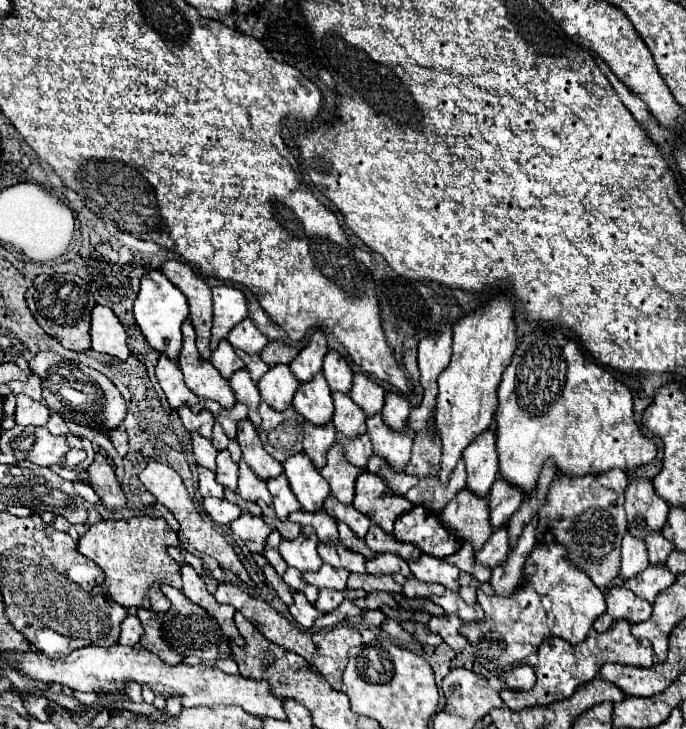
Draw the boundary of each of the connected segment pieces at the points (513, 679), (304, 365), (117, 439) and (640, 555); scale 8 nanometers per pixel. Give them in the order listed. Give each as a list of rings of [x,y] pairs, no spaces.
[[[521,664],[521,668],[507,670],[507,688],[509,690],[529,690],[535,686],[535,672],[531,666]]]
[[[317,330],[309,344],[299,352],[299,356],[289,364],[293,374],[297,376],[299,382],[305,382],[305,380],[311,380],[317,372],[321,372],[321,366],[323,366],[323,358],[327,354],[327,338],[321,330]]]
[[[121,428],[111,430],[111,432],[109,432],[109,440],[113,442],[115,450],[117,450],[121,456],[125,456],[125,454],[129,452],[129,444],[127,444],[127,434],[125,434],[125,430],[121,430]]]
[[[633,534],[623,536],[623,558],[621,558],[621,578],[631,578],[633,574],[639,574],[649,566],[647,560],[647,546],[643,538],[637,538]]]

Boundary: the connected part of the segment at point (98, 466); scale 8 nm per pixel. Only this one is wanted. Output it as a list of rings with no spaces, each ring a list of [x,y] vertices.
[[[97,452],[93,464],[89,466],[87,472],[89,472],[89,484],[99,494],[105,508],[121,510],[125,506],[125,494],[115,478],[115,468],[107,462],[107,458]]]

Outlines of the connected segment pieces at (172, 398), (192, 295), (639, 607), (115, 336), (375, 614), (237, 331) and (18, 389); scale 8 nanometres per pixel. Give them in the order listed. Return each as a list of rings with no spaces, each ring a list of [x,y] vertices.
[[[161,354],[159,362],[157,362],[157,368],[155,368],[155,374],[157,374],[159,386],[163,388],[163,392],[165,392],[165,396],[167,396],[173,410],[177,410],[183,404],[189,406],[193,412],[199,412],[203,408],[201,400],[183,382],[181,368],[167,354]]]
[[[167,260],[161,266],[163,274],[187,296],[189,300],[189,316],[197,334],[197,350],[204,359],[209,360],[211,350],[209,348],[213,304],[211,304],[211,288],[201,276],[189,266],[179,260]]]
[[[613,586],[607,592],[607,610],[599,616],[597,632],[605,632],[615,620],[629,620],[631,624],[643,622],[651,616],[651,604],[639,596],[635,596],[625,586]]]
[[[95,306],[91,312],[91,348],[95,352],[111,354],[121,360],[129,358],[127,334],[119,318],[107,306]]]
[[[365,610],[363,612],[363,622],[369,626],[381,626],[383,620],[385,620],[385,614],[381,610]]]
[[[245,318],[241,324],[237,324],[229,336],[227,336],[229,344],[233,348],[241,348],[249,354],[257,354],[259,350],[263,350],[263,346],[269,342],[259,330],[257,326],[251,322],[251,318]]]
[[[29,374],[25,382],[17,380],[17,382],[9,382],[7,386],[13,390],[13,394],[27,394],[29,398],[37,402],[41,400],[41,378],[37,374]]]

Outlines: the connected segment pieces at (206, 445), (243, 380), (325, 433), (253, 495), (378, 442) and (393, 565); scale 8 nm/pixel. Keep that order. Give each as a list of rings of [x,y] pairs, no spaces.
[[[191,432],[191,438],[193,438],[193,454],[197,458],[197,464],[199,466],[205,466],[209,470],[215,470],[215,456],[217,456],[217,450],[215,446],[211,444],[211,440],[199,436],[197,432]]]
[[[237,370],[233,374],[233,378],[229,380],[233,392],[235,392],[235,398],[239,402],[243,402],[247,408],[249,408],[249,418],[251,422],[257,426],[259,424],[259,416],[257,416],[257,406],[261,402],[261,396],[259,396],[259,390],[257,390],[257,384],[253,384],[251,380],[251,374],[249,370]]]
[[[313,422],[303,424],[305,440],[303,440],[303,452],[313,460],[313,464],[321,470],[327,462],[327,450],[335,442],[335,426],[333,422],[327,422],[323,426],[317,426]]]
[[[245,460],[239,462],[239,494],[245,500],[257,502],[257,500],[265,500],[267,504],[271,504],[271,494],[267,490],[267,484],[245,464]]]
[[[375,414],[367,418],[367,434],[373,442],[373,452],[381,454],[395,470],[403,470],[407,466],[415,434],[407,424],[401,430],[393,430],[383,422],[381,414]]]
[[[393,552],[375,554],[375,558],[365,560],[365,566],[367,566],[367,572],[373,574],[373,576],[401,572],[405,578],[413,578],[413,574],[411,574],[411,570],[409,570],[409,564],[407,564],[401,556],[397,556],[397,554],[393,554]]]

